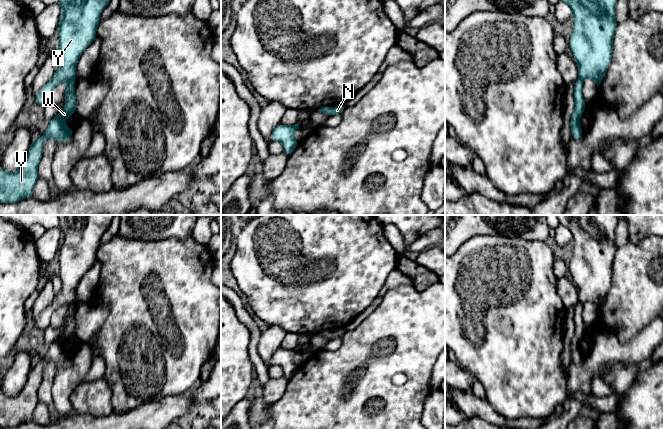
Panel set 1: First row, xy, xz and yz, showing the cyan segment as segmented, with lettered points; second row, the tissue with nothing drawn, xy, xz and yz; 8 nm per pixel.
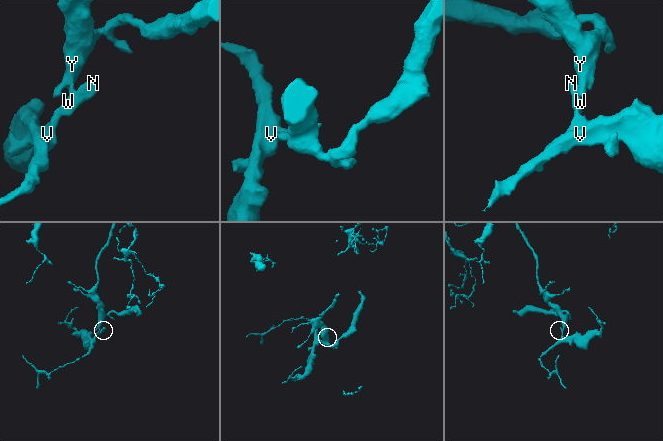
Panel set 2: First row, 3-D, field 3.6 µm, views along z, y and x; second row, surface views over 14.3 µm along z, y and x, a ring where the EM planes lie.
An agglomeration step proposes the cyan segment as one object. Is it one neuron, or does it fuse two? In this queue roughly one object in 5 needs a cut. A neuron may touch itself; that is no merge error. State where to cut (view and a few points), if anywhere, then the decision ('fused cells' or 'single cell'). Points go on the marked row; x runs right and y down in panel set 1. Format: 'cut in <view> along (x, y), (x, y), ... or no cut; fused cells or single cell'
cut in xy along (74, 79), (70, 79), (67, 82); fused cells

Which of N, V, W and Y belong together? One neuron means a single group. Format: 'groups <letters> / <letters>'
groups N V W / Y

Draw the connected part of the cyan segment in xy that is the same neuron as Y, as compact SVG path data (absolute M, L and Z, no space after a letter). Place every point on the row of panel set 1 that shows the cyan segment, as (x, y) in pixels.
M59 0L62 15L58 26L61 65L52 79L35 97L35 104L44 106L59 83L75 80L76 65L83 51L92 44L100 15L110 0Z

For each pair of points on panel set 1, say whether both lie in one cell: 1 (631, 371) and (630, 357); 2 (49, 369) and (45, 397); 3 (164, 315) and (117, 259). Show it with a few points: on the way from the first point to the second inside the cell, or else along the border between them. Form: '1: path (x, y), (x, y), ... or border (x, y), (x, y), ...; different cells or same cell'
1: border (638, 365), (611, 364), (608, 369); different cells
2: path (48, 376), (45, 390); same cell
3: path (159, 301), (131, 273); same cell

